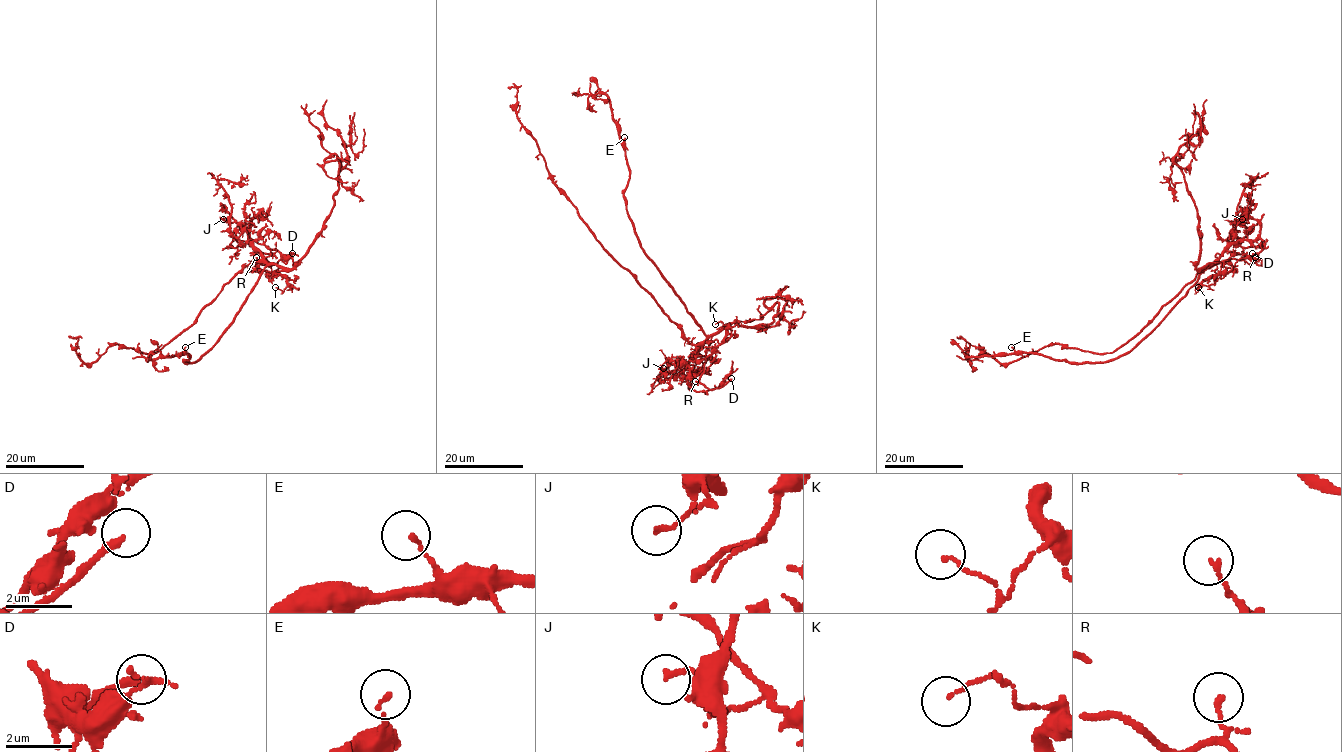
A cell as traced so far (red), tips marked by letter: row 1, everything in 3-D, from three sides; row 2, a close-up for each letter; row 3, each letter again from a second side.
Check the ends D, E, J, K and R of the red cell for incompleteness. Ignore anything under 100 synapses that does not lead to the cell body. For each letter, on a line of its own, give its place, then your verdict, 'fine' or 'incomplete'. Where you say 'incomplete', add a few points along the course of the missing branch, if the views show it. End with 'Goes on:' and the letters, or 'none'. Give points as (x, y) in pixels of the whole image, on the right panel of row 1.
D: place (1252, 253); incomplete; course (1252, 253), (1236, 252), (1200, 288), (1182, 299), (1178, 297)
E: place (1011, 347); fine
J: place (1242, 219); fine
K: place (1198, 287); fine
R: place (1255, 257); fine
Goes on: D

